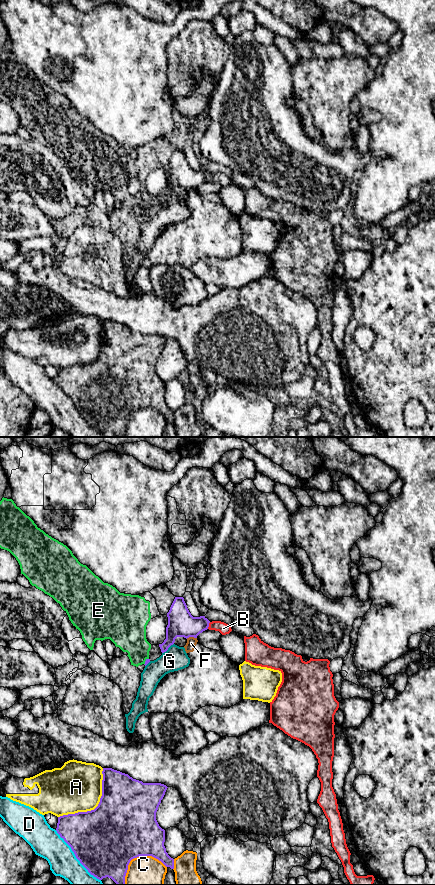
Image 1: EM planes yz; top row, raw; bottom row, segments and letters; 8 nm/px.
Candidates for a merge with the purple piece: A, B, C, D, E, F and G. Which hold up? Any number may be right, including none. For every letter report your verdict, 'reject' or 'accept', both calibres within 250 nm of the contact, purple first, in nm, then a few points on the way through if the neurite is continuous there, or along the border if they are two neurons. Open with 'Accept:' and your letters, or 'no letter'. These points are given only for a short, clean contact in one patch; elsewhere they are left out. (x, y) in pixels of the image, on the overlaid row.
Accept: B
A: reject | 500/400 nm
B: accept | 220/90 nm | across yz (181, 623), (185, 625), (208, 625), (218, 625), (223, 628)
C: reject | 500/320 nm
D: reject | 500/240 nm
E: reject | 40/260 nm | along yz (148, 658), (144, 664)
F: reject | 220/80 nm | along yz (196, 637), (186, 638)
G: reject | 220/190 nm

